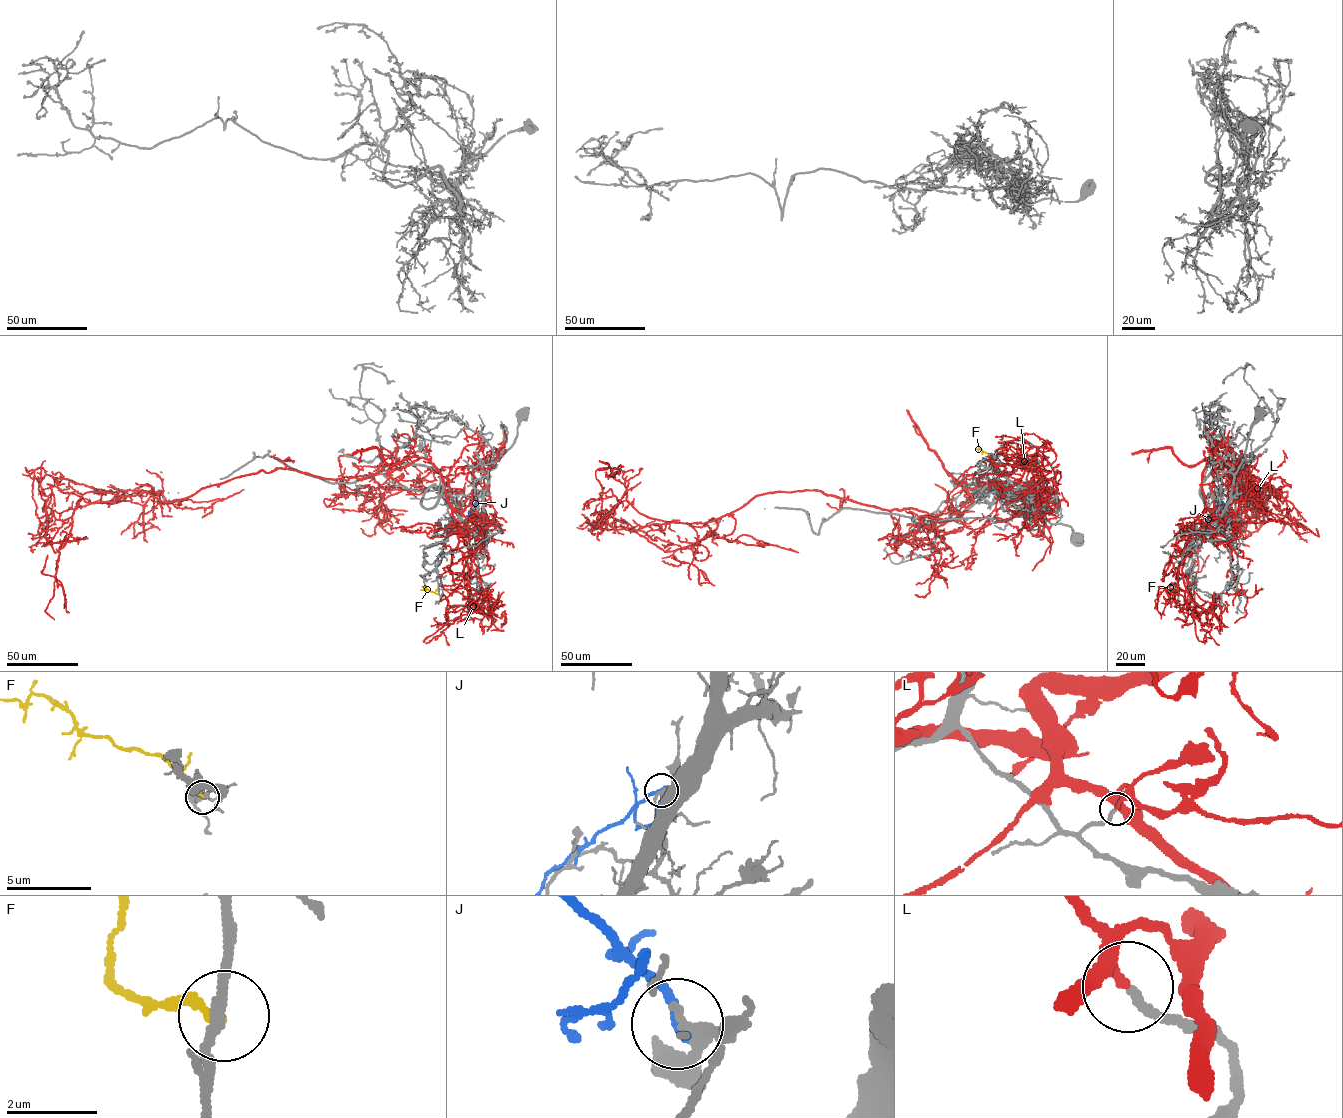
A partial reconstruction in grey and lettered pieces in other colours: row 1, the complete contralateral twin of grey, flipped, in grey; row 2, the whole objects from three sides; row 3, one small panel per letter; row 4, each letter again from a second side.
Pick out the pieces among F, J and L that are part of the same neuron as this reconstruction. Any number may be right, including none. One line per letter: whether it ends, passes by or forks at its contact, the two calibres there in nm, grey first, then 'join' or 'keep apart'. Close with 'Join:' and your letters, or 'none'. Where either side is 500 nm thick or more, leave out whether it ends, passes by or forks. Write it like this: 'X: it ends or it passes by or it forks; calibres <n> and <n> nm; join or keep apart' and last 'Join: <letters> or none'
F: it ends; calibres 200 and 170 nm; keep apart
J: it ends; calibres 260 and 240 nm; keep apart
L: it ends; calibres 200 and 220 nm; keep apart
Join: none

